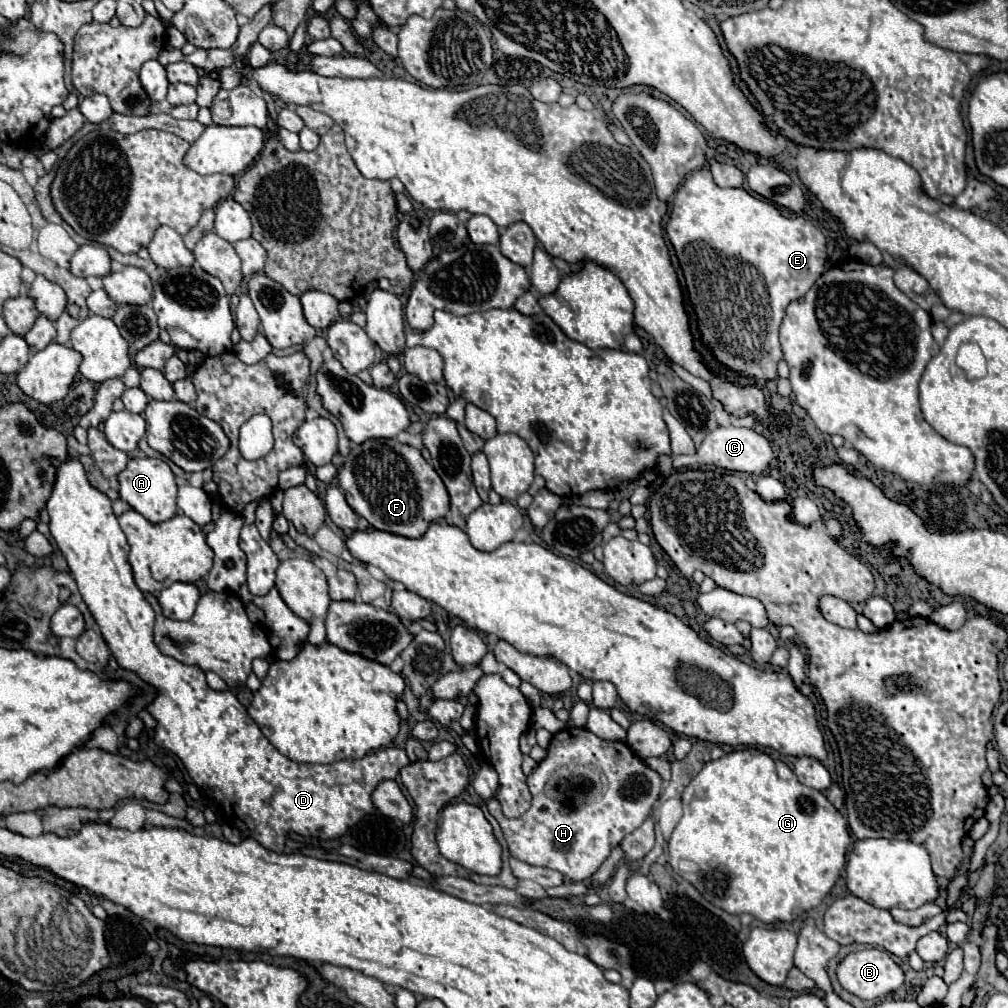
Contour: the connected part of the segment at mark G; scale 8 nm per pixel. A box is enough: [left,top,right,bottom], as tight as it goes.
[669,747,851,925]

